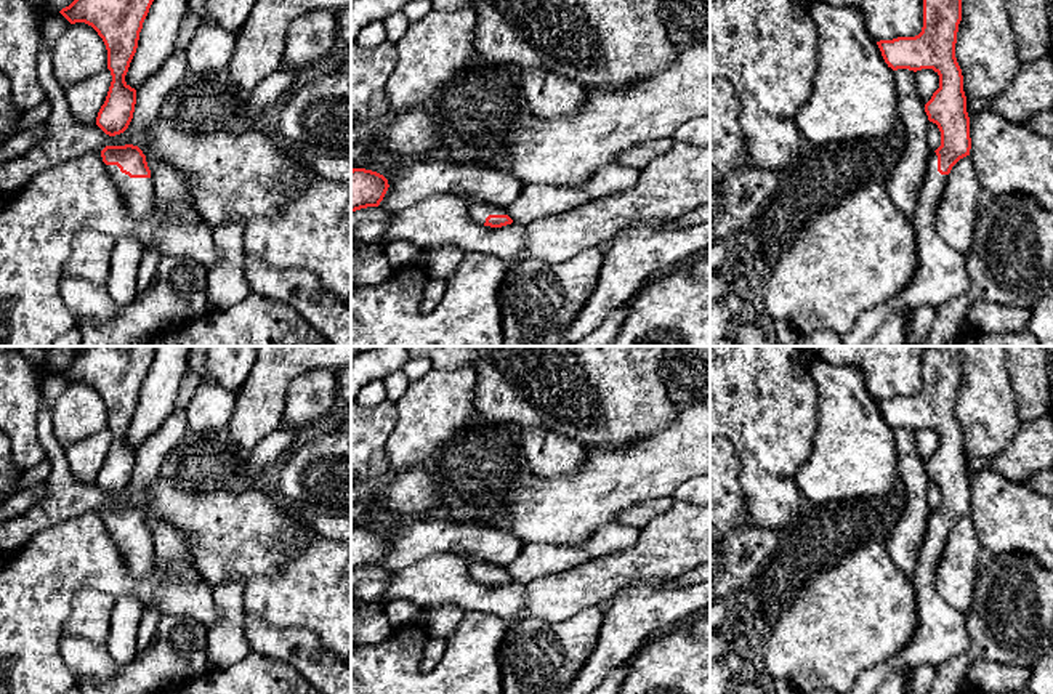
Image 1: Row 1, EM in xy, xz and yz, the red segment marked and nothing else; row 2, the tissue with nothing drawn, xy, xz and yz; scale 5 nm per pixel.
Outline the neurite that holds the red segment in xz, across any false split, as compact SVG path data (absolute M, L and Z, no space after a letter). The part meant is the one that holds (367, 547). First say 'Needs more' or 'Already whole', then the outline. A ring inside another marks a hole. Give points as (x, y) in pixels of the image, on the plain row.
Already whole. M351 529L351 572L367 566L378 566L389 543L388 539L372 529Z

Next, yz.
Needs more. M923 346L922 391L877 401L893 430L933 428L939 434L939 447L925 463L925 471L941 490L941 505L928 516L915 564L918 622L914 636L901 652L861 672L846 694L873 694L891 673L904 667L939 667L970 648L966 614L944 603L934 588L947 534L971 508L963 434L955 417L960 380L958 346Z

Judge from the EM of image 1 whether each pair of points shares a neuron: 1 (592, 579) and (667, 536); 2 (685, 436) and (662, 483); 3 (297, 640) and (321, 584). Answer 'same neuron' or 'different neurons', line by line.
1: same neuron
2: same neuron
3: different neurons

